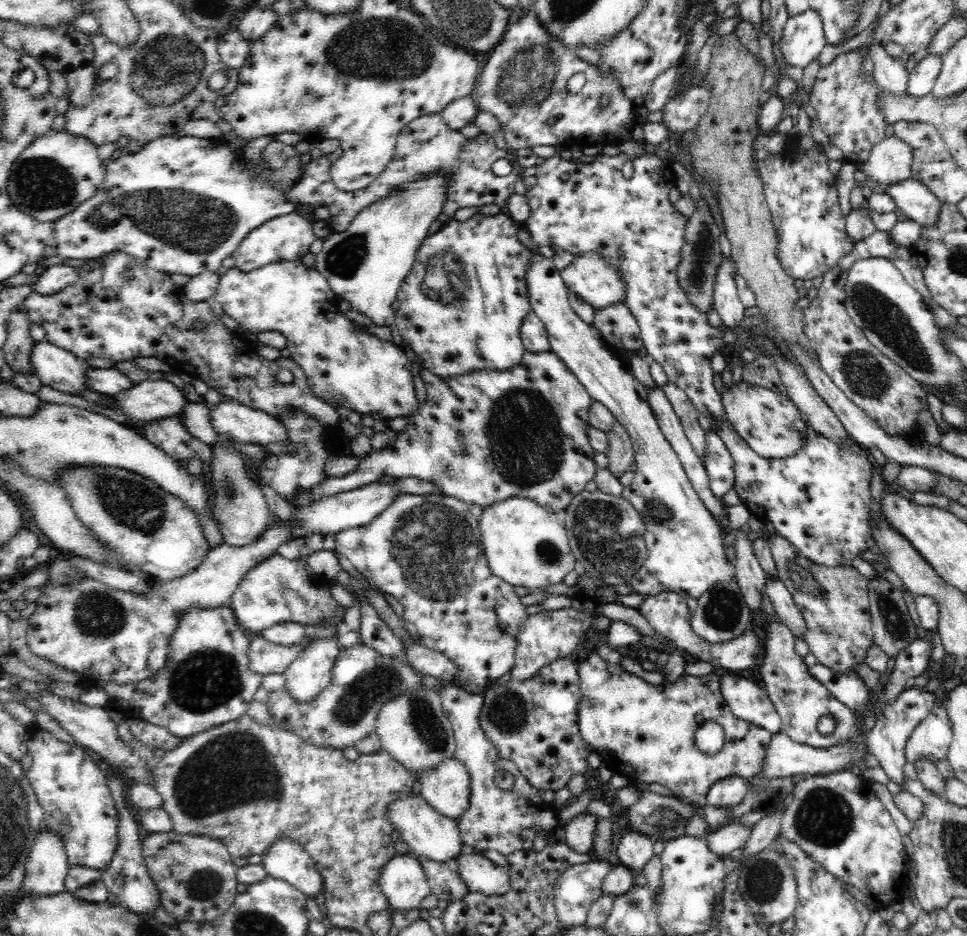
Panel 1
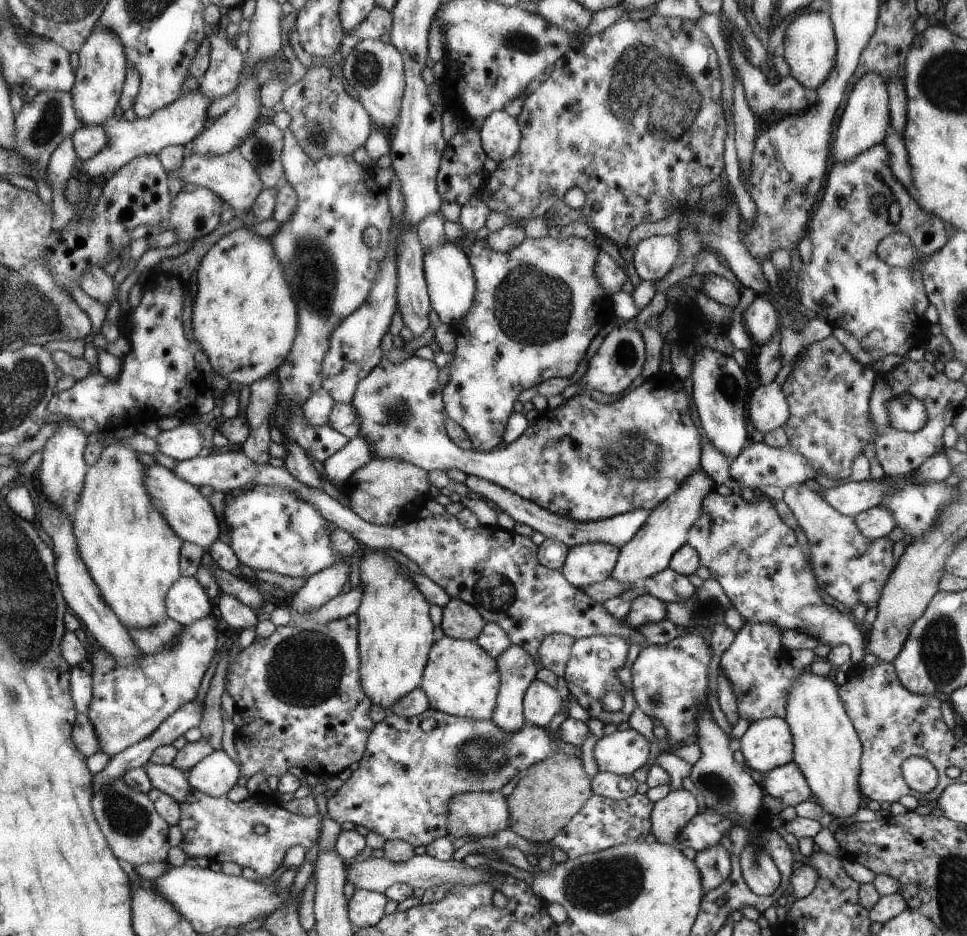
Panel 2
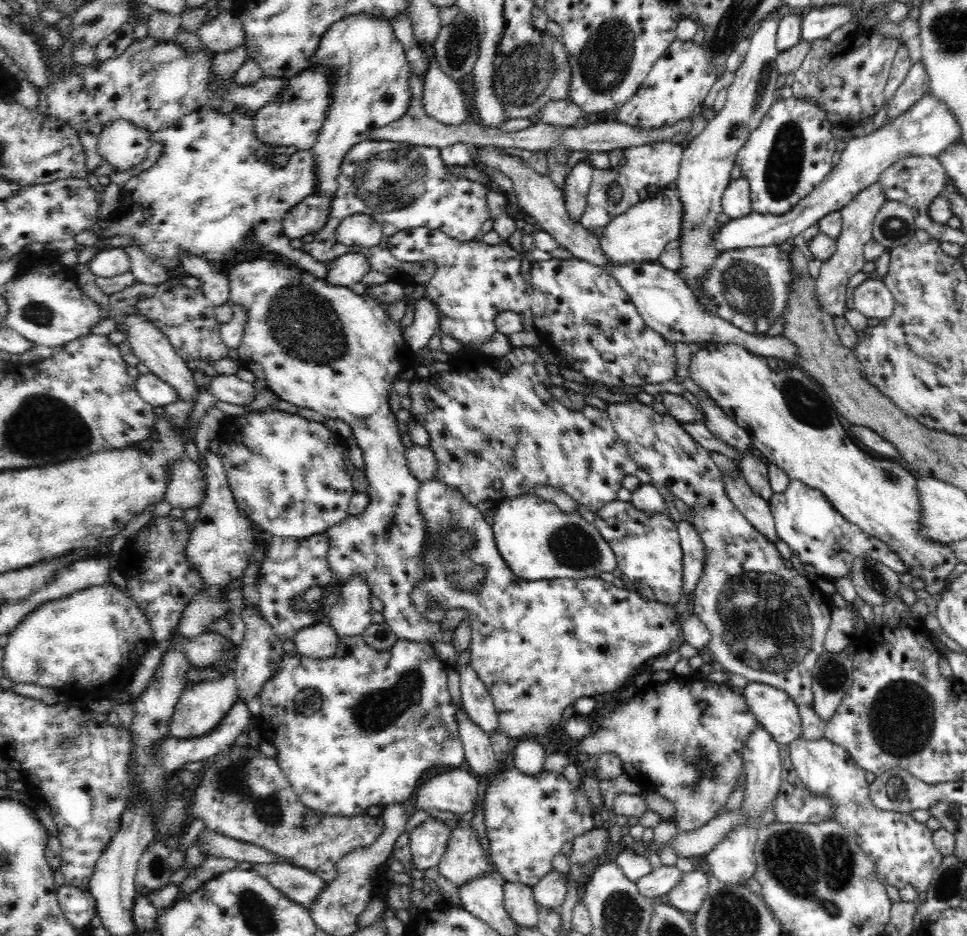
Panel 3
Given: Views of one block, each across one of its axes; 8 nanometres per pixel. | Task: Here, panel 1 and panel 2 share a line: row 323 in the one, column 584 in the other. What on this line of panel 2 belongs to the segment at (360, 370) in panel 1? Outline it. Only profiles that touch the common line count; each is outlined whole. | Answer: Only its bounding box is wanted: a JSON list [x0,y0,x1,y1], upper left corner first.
[443,236,612,452]

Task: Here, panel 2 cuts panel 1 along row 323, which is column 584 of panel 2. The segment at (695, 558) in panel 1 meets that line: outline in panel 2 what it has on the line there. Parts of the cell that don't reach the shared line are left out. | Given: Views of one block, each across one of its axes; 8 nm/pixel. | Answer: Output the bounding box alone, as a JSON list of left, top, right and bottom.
[561,542,620,588]

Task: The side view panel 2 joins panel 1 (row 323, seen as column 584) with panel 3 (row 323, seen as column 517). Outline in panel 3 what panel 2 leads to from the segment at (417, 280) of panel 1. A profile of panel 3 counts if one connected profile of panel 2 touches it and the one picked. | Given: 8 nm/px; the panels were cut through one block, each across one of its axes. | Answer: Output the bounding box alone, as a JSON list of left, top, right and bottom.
[387,227,531,346]

